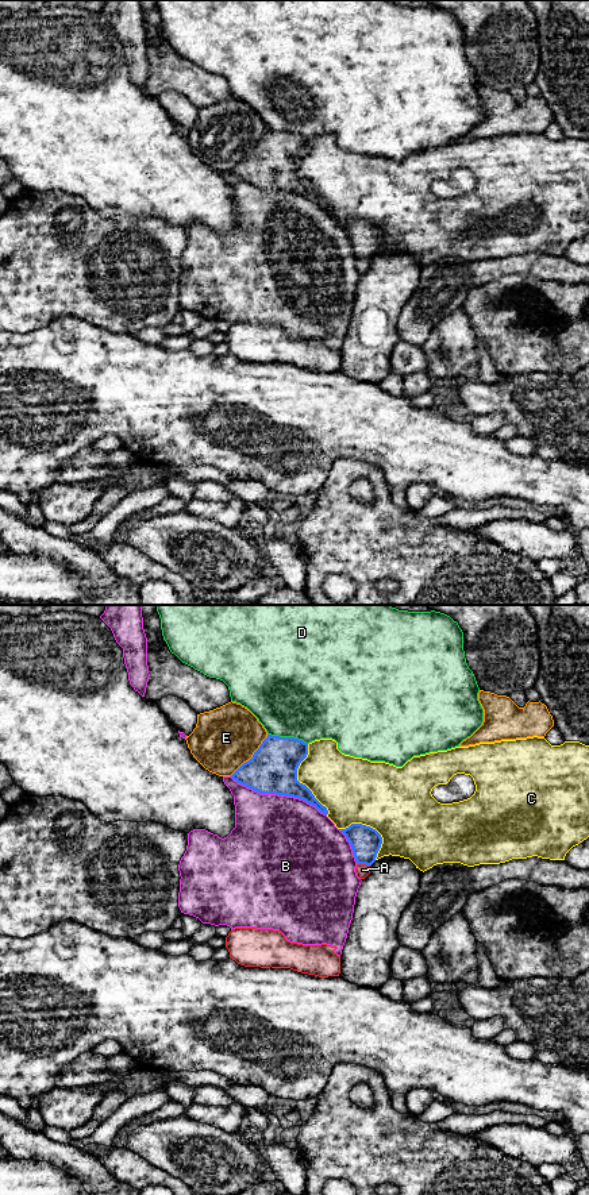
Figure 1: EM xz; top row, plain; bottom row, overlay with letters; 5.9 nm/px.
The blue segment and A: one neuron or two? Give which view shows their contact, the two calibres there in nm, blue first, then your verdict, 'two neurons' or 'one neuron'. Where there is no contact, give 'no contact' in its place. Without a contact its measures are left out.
meets blue in xz; 180 nm thick on the blue side, 80 nm on the other; two neurons

